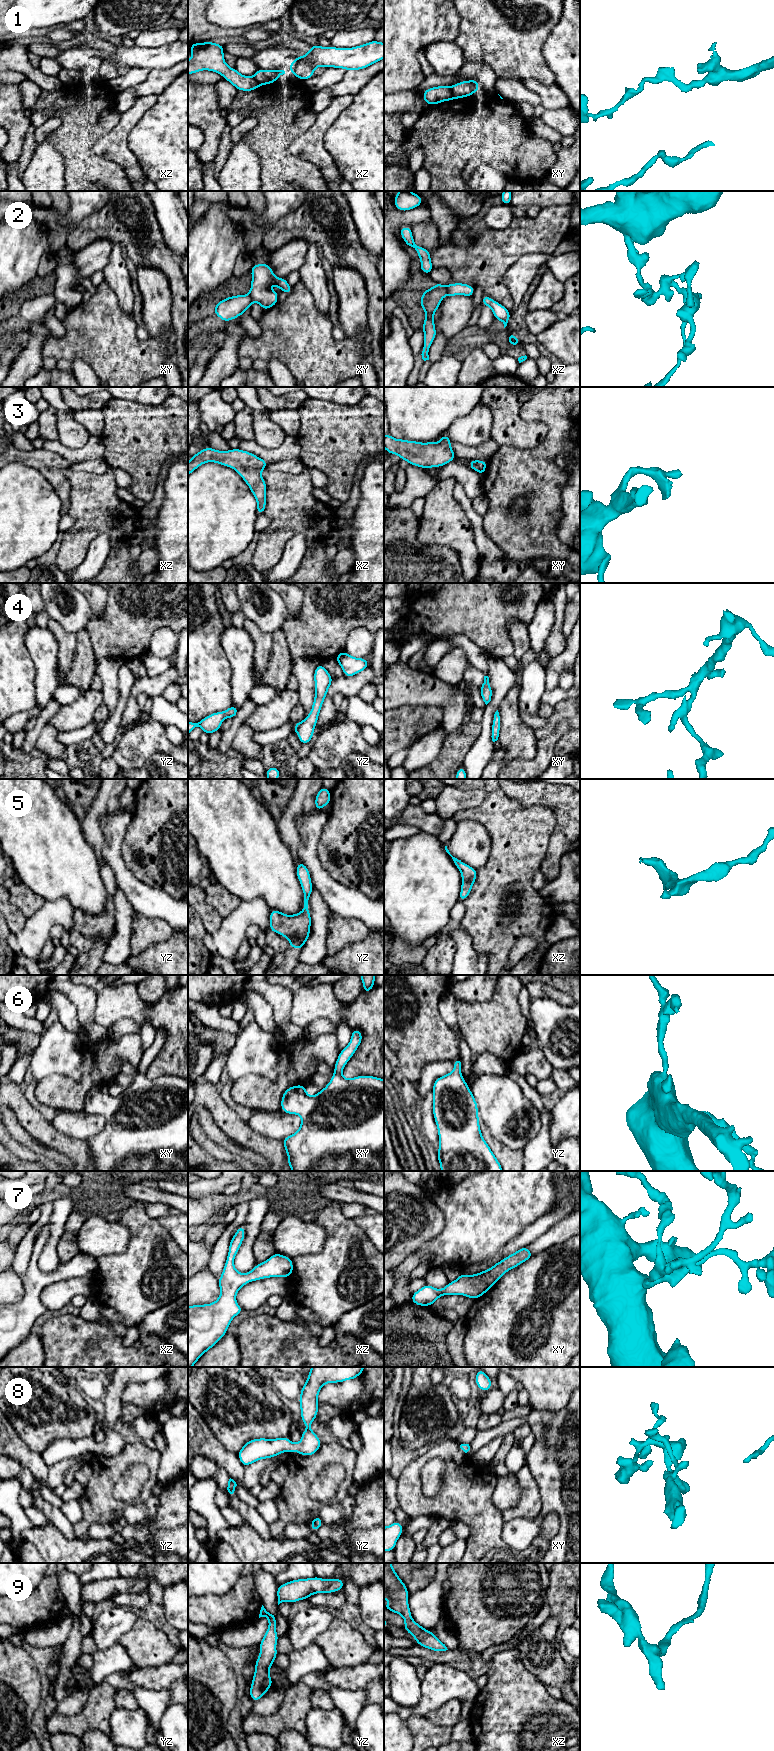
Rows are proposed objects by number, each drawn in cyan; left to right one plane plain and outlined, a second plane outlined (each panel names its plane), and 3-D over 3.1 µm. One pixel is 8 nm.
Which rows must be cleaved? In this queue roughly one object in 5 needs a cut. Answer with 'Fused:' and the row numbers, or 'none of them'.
Fused: 1, 2

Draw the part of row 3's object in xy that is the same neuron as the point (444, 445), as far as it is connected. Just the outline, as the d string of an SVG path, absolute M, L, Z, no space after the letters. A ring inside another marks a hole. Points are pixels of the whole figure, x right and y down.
M388 433L384 436L384 448L391 455L396 454L409 464L423 469L442 467L456 459L454 451L451 449L451 440L446 434L443 434L437 443L432 441L421 443L394 439Z

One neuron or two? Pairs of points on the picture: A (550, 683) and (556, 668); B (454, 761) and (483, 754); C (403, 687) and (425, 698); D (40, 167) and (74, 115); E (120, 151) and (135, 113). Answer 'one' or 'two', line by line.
A: one
B: two
C: one
D: two
E: one

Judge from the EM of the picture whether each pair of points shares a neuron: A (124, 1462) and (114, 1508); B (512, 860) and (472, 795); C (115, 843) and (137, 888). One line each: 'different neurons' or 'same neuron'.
A: same neuron
B: different neurons
C: same neuron

